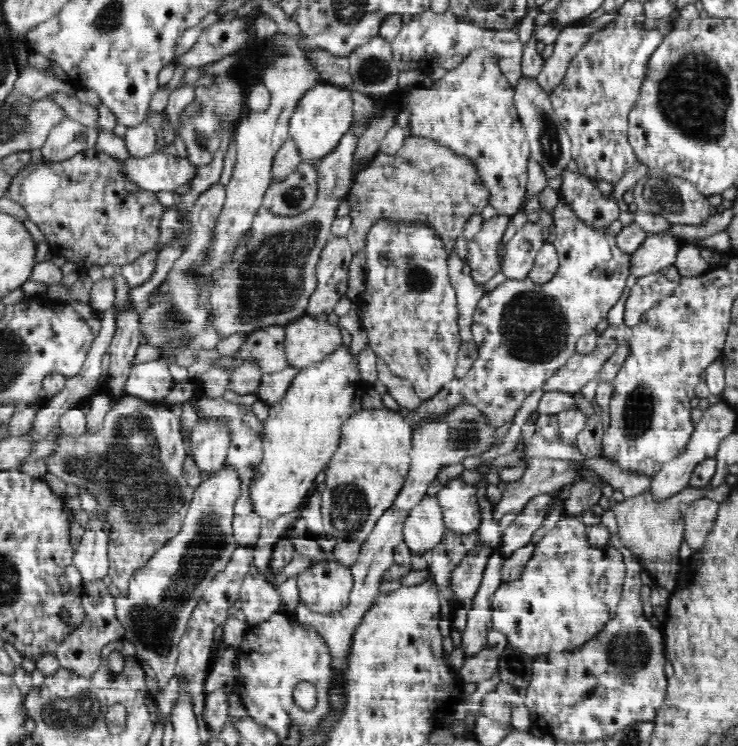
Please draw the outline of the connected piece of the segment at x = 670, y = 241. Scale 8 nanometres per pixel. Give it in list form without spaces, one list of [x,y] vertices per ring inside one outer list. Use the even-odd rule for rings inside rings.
[[[647,235],[644,242],[630,255],[630,275],[644,276],[675,262],[681,242],[670,235]]]

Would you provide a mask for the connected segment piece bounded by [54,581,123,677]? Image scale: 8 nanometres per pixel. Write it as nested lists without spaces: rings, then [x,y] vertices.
[[[96,581],[87,589],[84,588],[83,608],[87,612],[87,621],[81,626],[82,630],[70,635],[68,640],[62,642],[62,646],[58,646],[54,656],[60,668],[90,677],[99,666],[103,648],[121,640],[123,630],[114,614],[114,597],[110,593],[109,586],[106,586],[103,581]]]

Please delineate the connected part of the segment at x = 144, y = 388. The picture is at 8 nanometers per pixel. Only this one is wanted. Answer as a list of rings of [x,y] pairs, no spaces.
[[[162,360],[150,361],[132,366],[122,388],[126,395],[160,403],[172,389],[172,380],[170,366]]]

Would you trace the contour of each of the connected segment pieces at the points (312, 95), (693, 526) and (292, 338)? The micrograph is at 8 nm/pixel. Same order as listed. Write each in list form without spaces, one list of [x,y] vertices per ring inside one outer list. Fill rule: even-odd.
[[[322,82],[308,90],[299,100],[291,118],[291,137],[296,141],[298,149],[302,151],[304,159],[308,163],[319,162],[324,155],[329,154],[350,128],[353,114],[353,100],[349,87]]]
[[[707,497],[699,498],[691,503],[685,514],[685,542],[692,550],[700,550],[706,530],[712,526],[712,520],[718,510],[718,502]]]
[[[308,314],[292,319],[284,328],[284,361],[286,366],[297,371],[320,362],[342,342],[338,326]]]

